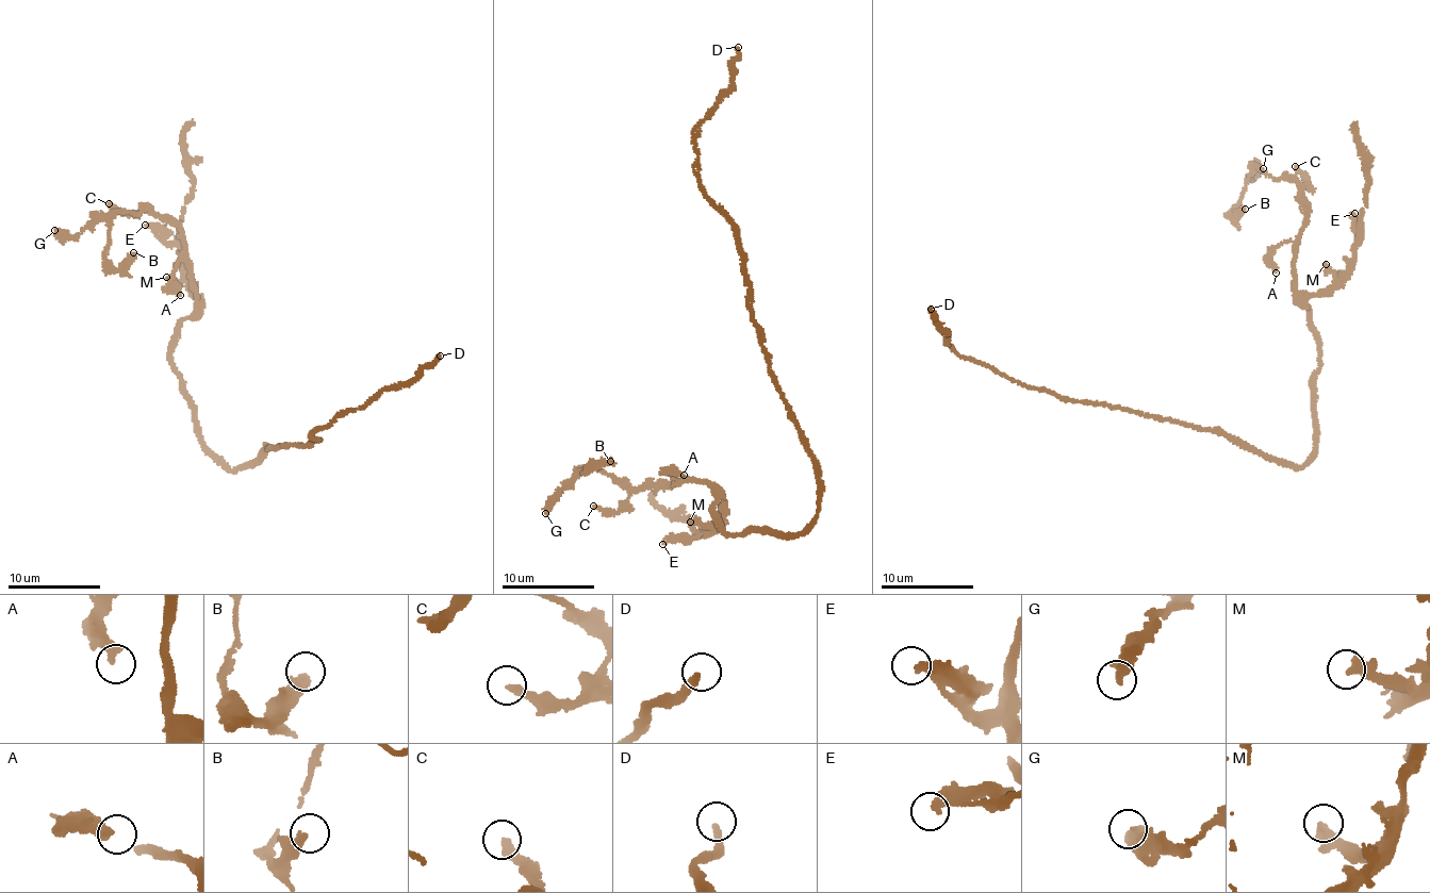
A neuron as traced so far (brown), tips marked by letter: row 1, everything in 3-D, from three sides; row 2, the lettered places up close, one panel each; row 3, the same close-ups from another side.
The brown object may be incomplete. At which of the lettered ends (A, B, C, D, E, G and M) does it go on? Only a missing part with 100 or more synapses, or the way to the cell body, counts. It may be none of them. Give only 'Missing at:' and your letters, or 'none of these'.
Missing at: none of these

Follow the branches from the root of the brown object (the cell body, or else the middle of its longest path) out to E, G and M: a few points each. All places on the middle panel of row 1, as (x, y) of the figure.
E: (817, 481), (816, 523), (798, 534), (725, 532), (718, 496), (712, 529), (662, 544)
G: (817, 481), (816, 523), (793, 535), (721, 529), (710, 485), (688, 476), (640, 489), (575, 472), (545, 513)
M: (817, 481), (816, 523), (793, 535), (766, 526), (725, 532), (713, 514), (718, 496), (720, 517), (690, 522)

